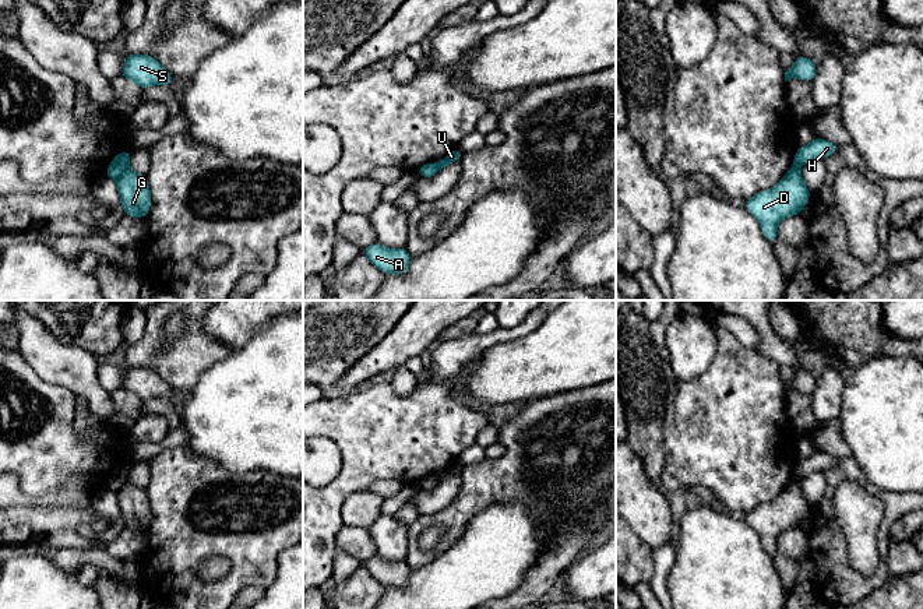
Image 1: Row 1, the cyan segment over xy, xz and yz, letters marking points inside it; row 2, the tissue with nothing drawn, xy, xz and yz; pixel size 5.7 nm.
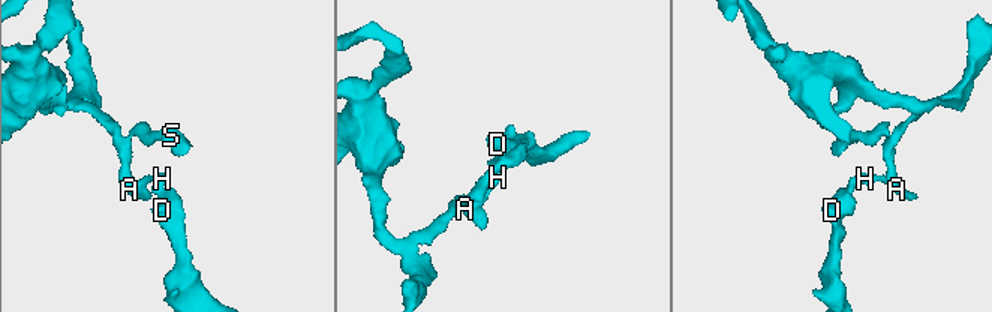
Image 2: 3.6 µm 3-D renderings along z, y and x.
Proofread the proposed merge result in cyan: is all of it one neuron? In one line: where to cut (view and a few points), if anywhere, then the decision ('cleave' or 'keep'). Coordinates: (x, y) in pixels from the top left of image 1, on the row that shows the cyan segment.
cut in xy along (126, 168), (116, 179); cleave

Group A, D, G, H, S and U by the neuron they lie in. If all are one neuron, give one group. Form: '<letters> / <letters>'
A H S / D G U

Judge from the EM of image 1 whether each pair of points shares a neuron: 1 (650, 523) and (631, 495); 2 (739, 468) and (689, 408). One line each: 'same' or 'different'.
1: same
2: same

